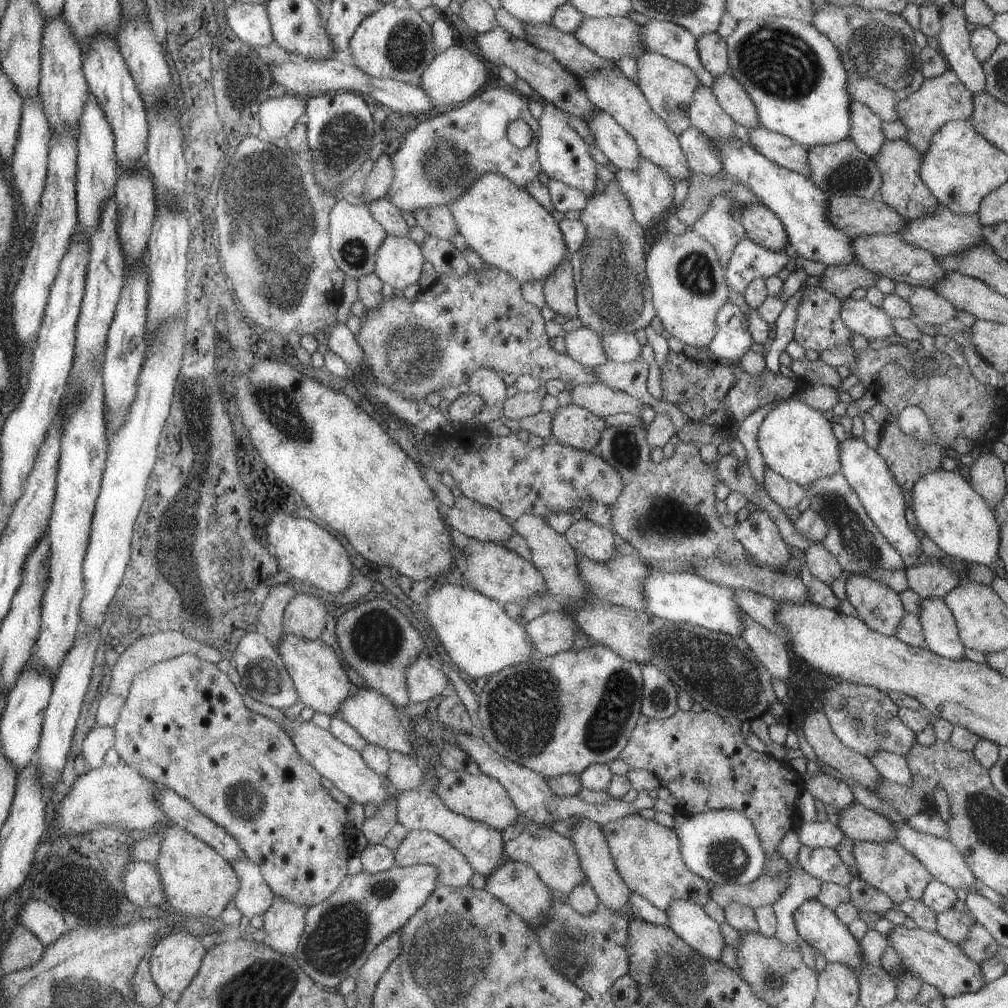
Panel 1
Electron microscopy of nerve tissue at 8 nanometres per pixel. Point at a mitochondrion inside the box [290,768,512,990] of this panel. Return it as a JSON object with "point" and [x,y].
{"point":[337,941]}

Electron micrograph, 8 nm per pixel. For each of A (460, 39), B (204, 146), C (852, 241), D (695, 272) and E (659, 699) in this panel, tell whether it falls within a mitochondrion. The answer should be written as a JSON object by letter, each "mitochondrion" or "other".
{"A":"other","B":"other","C":"other","D":"mitochondrion","E":"mitochondrion"}

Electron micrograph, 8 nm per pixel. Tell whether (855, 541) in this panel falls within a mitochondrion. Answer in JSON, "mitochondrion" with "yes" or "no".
{"mitochondrion":"yes"}

